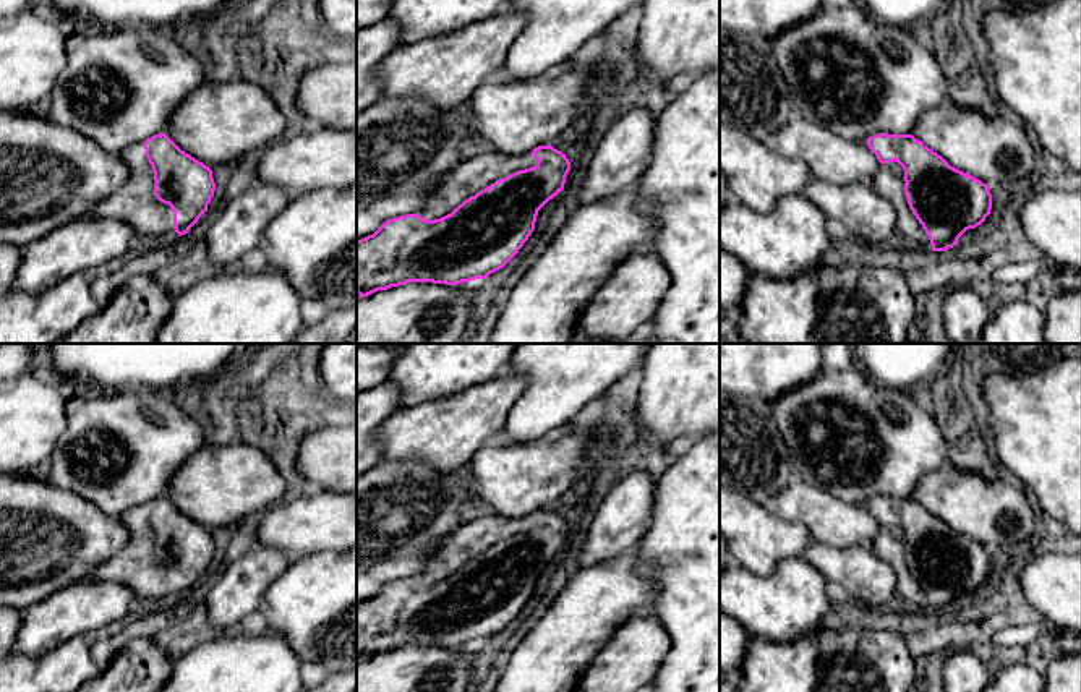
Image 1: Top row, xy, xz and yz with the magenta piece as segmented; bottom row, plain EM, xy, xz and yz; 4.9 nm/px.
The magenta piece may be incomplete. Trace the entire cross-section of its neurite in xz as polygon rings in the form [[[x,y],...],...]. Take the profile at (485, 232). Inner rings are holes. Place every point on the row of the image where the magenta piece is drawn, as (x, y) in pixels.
[[[551,144],[523,154],[493,152],[464,160],[436,180],[418,214],[389,219],[373,235],[357,241],[357,293],[363,298],[407,282],[457,285],[486,279],[519,253],[535,230],[538,211],[564,190],[569,170],[570,162],[566,154]]]

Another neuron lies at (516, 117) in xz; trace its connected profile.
[[[606,58],[585,70],[556,78],[540,75],[502,83],[489,79],[470,96],[470,157],[478,154],[523,154],[567,138],[572,122],[619,81],[619,58]]]

